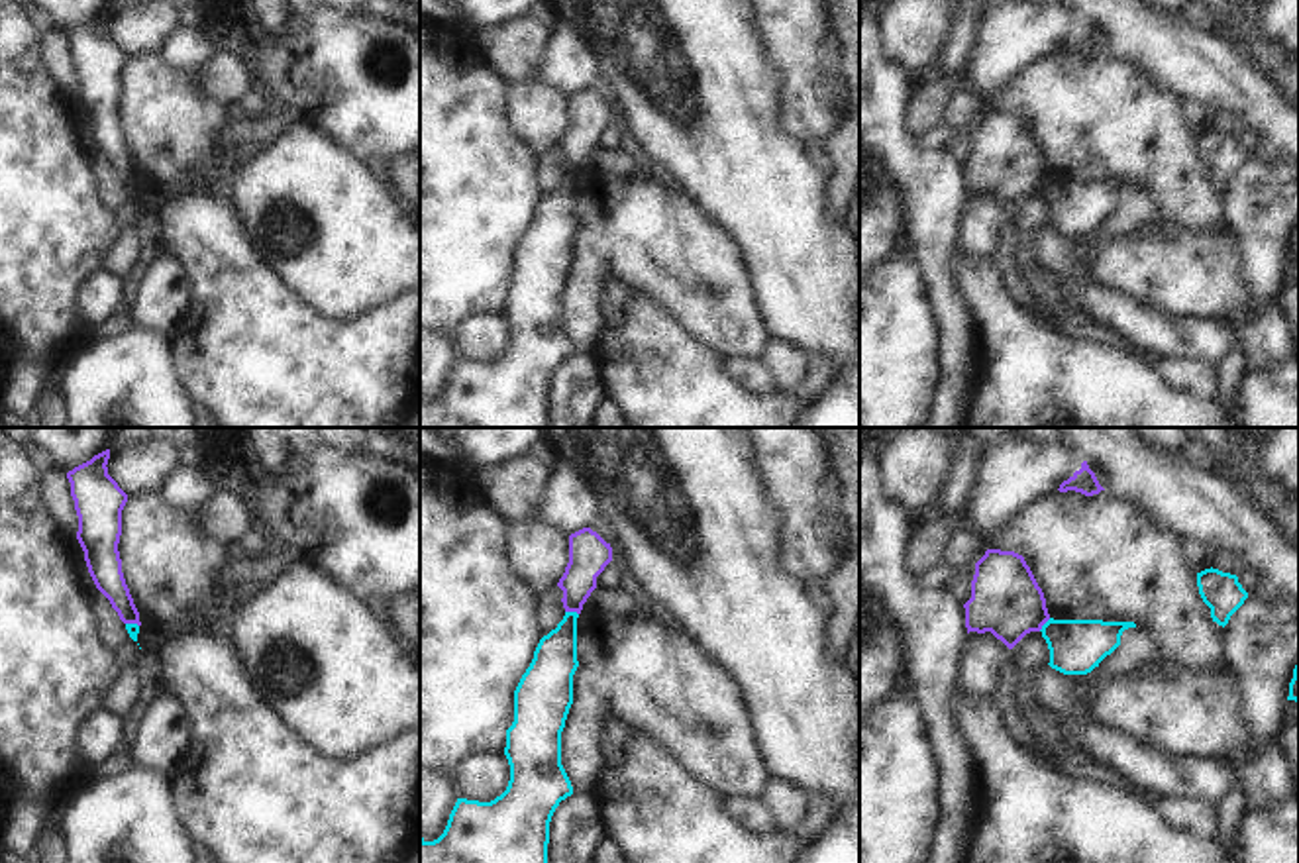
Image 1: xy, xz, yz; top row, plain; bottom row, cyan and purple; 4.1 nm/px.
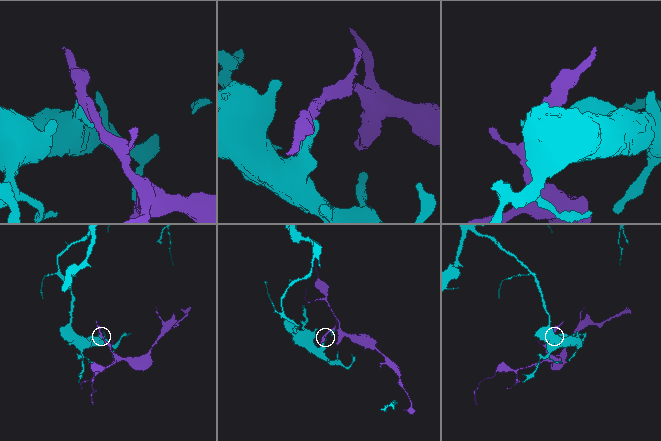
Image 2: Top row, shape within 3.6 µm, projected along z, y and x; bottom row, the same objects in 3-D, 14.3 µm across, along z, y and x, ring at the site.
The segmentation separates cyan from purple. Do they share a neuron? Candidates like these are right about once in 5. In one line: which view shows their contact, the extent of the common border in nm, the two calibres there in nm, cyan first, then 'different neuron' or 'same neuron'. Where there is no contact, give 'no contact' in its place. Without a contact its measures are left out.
xz | 60 nm | 180/160 nm | different neuron

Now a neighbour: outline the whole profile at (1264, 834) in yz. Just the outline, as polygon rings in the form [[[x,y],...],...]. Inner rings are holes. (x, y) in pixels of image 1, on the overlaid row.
[[[1299,796],[1275,808],[1234,810],[1228,841],[1236,863],[1299,863]]]

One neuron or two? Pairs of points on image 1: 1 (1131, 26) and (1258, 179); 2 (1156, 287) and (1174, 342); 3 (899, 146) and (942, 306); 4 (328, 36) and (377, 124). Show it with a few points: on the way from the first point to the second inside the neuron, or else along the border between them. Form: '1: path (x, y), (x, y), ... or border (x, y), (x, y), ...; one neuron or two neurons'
1: path (1178, 57), (1217, 73), (1268, 124), (1268, 132); one neuron
2: border (1121, 293), (1172, 314), (1203, 316), (1209, 320); two neurons
3: path (931, 185), (935, 189), (936, 267); one neuron
4: path (334, 57), (377, 102); one neuron

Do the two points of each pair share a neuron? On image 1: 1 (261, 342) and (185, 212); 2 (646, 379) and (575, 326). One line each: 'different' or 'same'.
1: same
2: different

